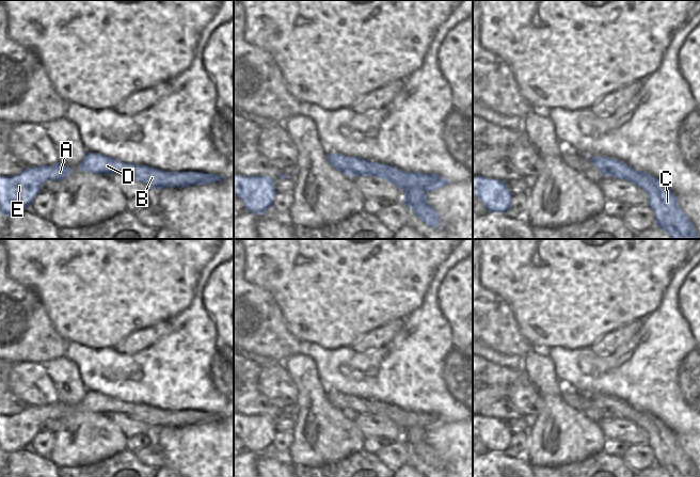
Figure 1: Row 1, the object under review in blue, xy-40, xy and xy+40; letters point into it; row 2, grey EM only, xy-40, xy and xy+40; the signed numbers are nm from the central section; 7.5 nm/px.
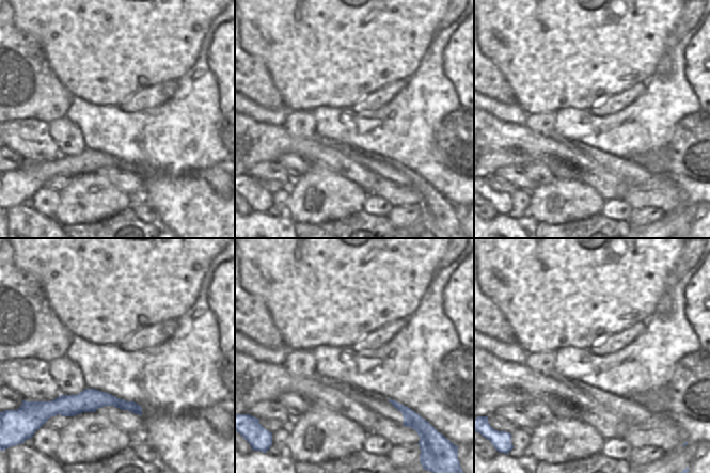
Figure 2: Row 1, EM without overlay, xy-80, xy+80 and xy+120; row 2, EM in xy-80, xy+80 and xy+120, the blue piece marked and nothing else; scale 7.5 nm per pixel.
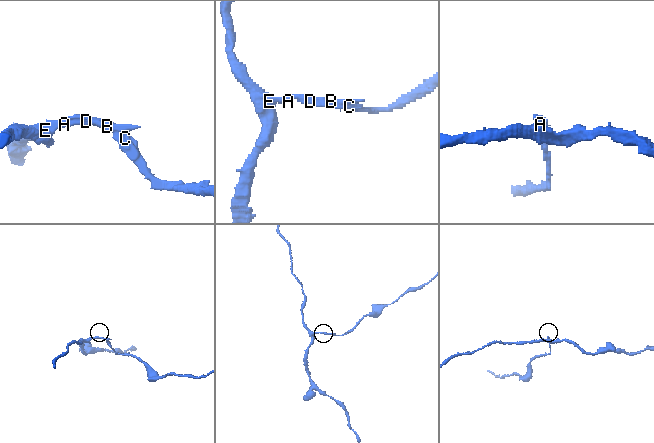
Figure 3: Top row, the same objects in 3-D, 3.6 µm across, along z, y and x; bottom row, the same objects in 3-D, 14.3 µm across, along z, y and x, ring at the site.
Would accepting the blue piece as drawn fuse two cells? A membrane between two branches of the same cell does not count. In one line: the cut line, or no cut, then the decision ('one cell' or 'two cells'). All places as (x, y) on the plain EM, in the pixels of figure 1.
cut in xy along (426, 429), (411, 426), (403, 430); two cells

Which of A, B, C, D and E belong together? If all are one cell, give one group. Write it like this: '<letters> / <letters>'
A B D E / C

